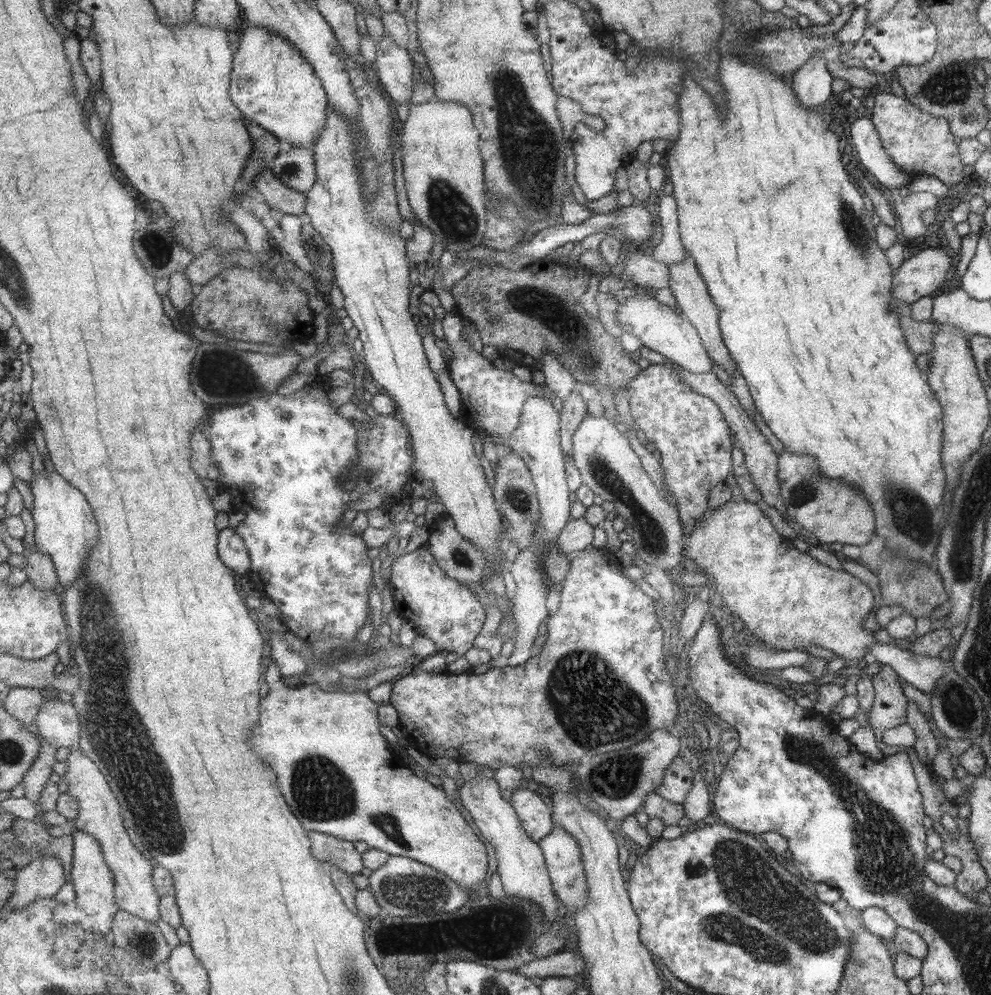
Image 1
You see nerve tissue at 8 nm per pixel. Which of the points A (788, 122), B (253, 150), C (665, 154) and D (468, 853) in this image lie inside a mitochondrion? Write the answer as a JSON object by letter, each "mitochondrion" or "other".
{"A":"other","B":"other","C":"other","D":"other"}

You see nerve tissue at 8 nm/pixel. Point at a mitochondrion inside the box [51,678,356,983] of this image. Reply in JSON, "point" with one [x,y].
{"point":[144,946]}

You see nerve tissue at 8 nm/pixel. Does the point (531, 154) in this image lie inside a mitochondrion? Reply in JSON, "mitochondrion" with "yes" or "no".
{"mitochondrion":"yes"}

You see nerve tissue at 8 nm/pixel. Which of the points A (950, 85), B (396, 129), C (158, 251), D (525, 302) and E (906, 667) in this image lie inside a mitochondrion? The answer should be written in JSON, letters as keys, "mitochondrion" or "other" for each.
{"A":"mitochondrion","B":"other","C":"mitochondrion","D":"mitochondrion","E":"other"}

